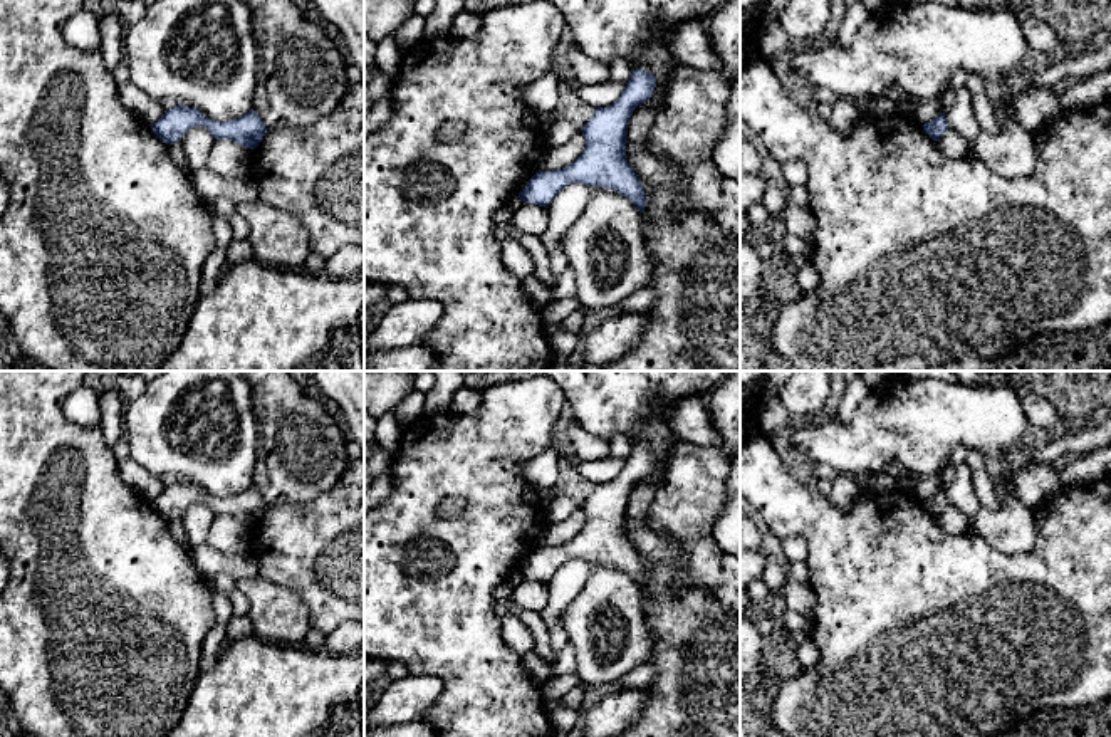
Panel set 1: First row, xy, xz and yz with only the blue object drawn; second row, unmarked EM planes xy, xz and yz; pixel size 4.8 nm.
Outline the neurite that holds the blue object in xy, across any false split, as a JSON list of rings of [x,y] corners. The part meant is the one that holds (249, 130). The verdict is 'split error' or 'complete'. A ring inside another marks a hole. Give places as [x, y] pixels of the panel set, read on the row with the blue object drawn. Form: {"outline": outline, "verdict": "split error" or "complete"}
{"outline": [[[178,104],[151,124],[153,133],[166,144],[178,143],[181,136],[196,126],[203,126],[215,139],[232,139],[245,148],[257,148],[267,128],[262,118],[252,109],[245,116],[232,121],[213,121],[201,111]]], "verdict": "complete"}

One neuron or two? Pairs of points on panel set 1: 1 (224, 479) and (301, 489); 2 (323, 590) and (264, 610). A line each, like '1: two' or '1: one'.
1: two
2: two

